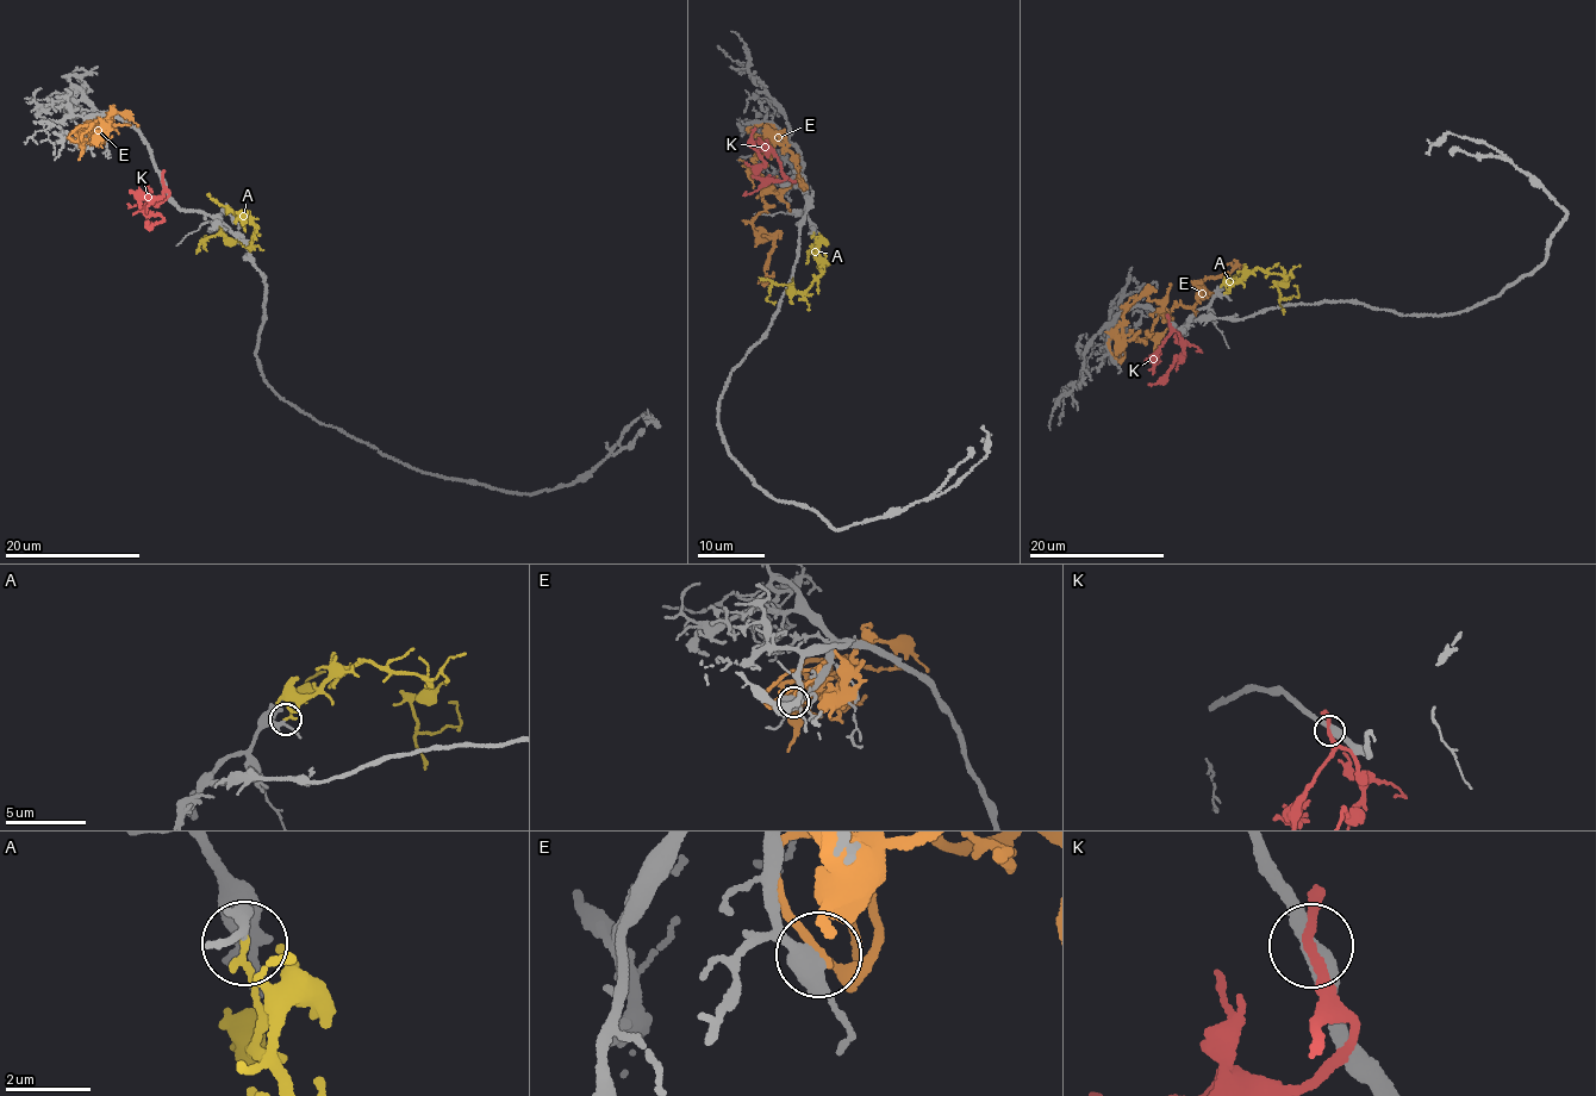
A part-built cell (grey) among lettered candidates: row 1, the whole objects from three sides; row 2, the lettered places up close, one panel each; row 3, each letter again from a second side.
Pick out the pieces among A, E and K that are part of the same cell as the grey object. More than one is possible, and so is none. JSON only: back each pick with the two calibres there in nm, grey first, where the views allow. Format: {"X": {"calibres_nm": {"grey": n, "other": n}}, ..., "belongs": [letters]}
{"belongs": []}

